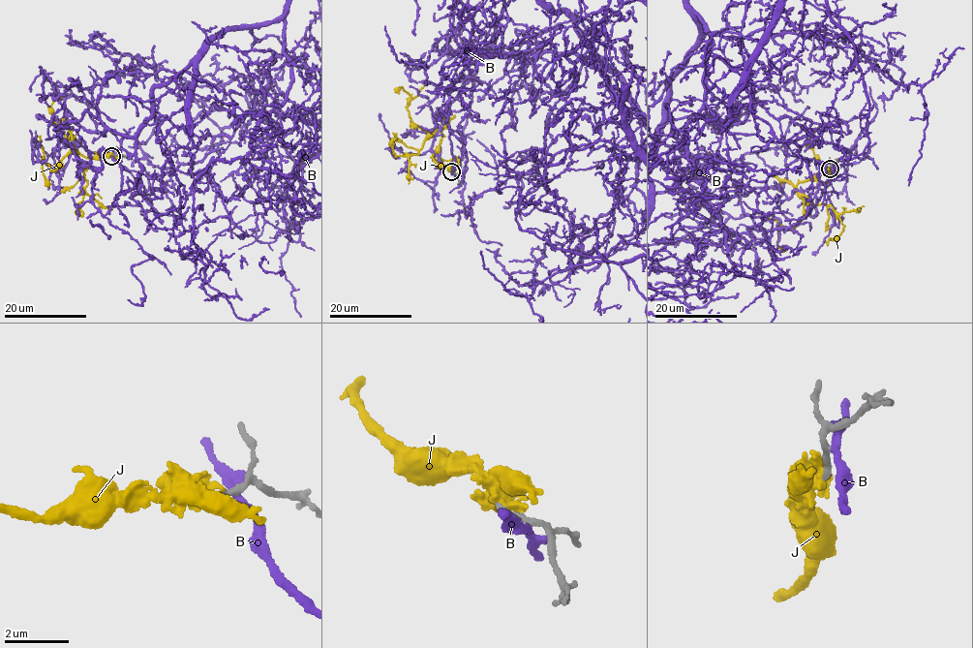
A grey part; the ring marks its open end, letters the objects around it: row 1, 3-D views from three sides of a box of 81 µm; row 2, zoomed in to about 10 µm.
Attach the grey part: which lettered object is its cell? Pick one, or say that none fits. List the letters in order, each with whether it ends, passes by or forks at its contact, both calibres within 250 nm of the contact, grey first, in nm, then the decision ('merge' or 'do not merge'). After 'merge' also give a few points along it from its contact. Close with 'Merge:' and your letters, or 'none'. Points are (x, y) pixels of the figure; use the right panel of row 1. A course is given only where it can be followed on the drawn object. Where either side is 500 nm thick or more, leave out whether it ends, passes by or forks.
B: it passes by; 170 nm thick on the grey side, 240 nm on the other; do not merge
J: it forks there; 190 nm thick on the grey side, 320 nm on the other; merge; it runs (830, 169), (826, 184), (807, 179), (797, 186), (810, 201), (836, 212), (843, 227), (827, 246)
Merge: J

